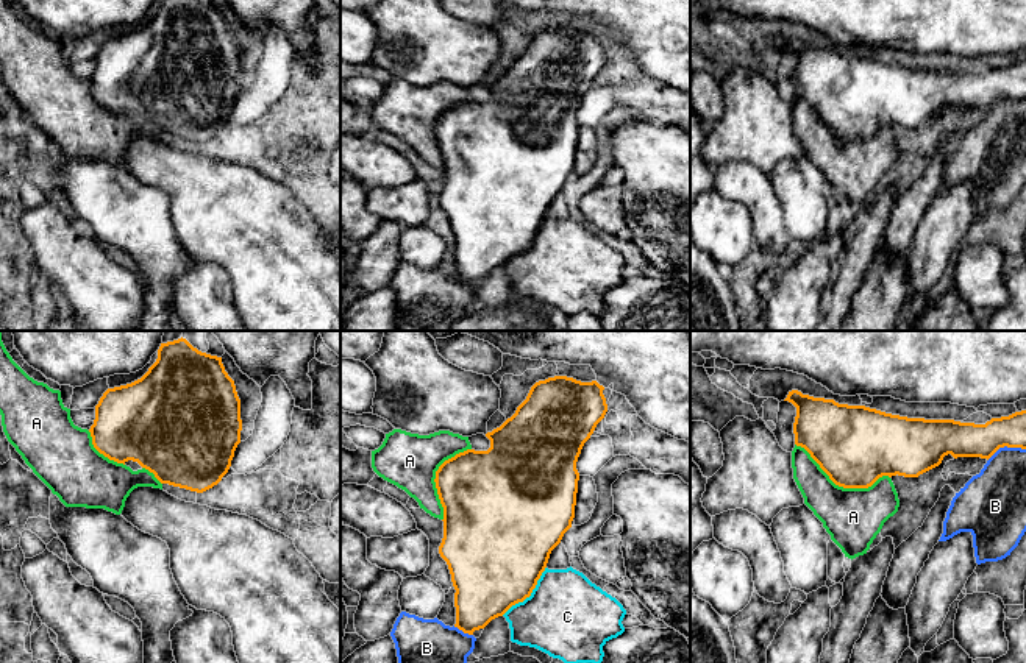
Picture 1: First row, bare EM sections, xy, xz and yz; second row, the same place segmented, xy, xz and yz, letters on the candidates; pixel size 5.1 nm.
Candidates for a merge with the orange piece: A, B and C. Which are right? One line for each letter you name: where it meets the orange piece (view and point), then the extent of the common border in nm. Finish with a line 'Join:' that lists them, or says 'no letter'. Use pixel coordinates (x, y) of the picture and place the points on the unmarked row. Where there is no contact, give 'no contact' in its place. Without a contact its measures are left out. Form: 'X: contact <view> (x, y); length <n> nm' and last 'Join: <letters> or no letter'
Join: no letter

